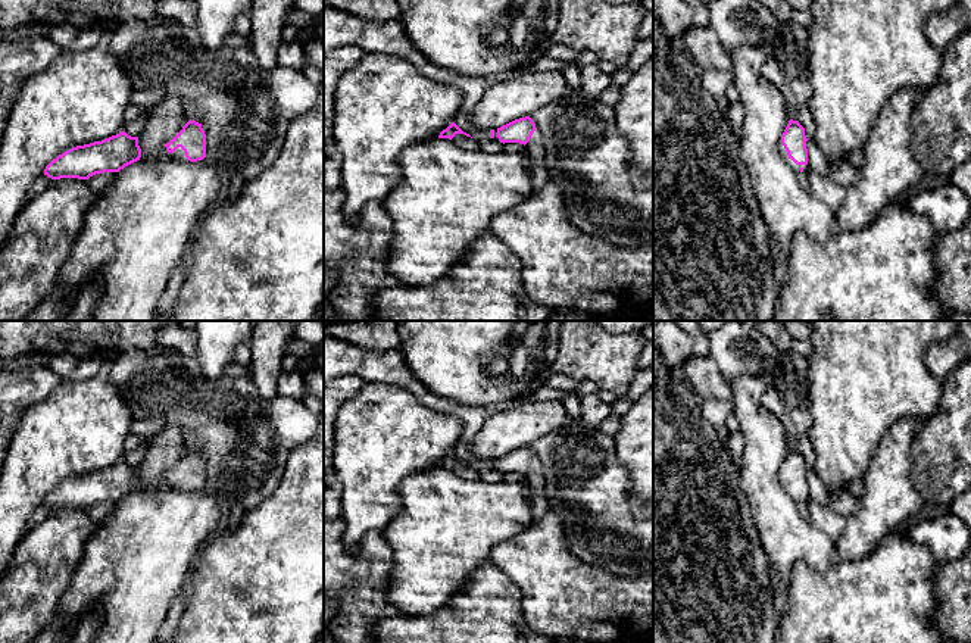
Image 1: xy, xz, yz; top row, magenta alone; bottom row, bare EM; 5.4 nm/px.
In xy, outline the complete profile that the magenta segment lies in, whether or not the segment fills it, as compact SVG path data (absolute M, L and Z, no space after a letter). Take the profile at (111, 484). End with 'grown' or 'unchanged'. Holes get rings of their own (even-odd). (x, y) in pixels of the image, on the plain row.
M122 461L102 471L66 480L46 496L44 505L51 509L88 509L96 503L119 502L140 487L138 466L131 466Z | unchanged

